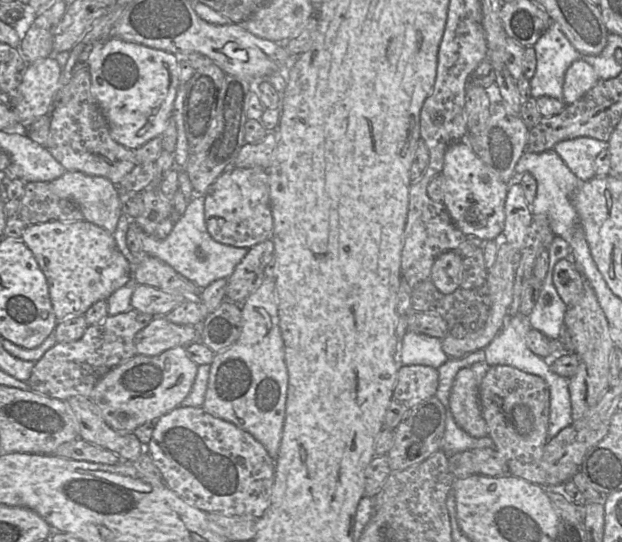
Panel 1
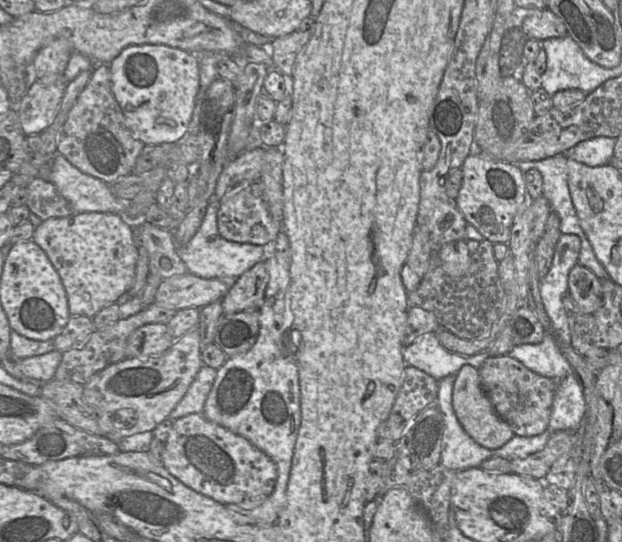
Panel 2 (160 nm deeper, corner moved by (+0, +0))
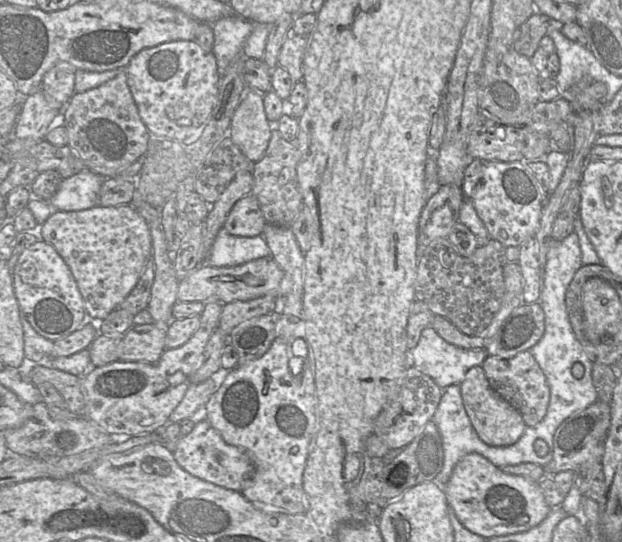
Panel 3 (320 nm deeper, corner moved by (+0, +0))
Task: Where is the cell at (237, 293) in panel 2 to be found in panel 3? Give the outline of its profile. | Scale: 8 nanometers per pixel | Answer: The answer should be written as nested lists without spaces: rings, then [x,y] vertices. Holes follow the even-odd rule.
[[[264,295],[251,300],[235,300],[223,304],[219,328],[226,335],[229,335],[232,329],[240,323],[274,312],[275,303],[275,296]]]

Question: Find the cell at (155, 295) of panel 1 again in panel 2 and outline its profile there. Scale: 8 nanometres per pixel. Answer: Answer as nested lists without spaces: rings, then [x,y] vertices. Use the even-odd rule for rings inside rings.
[[[186,272],[163,280],[156,291],[154,303],[171,310],[202,308],[221,301],[235,280],[205,279]]]

